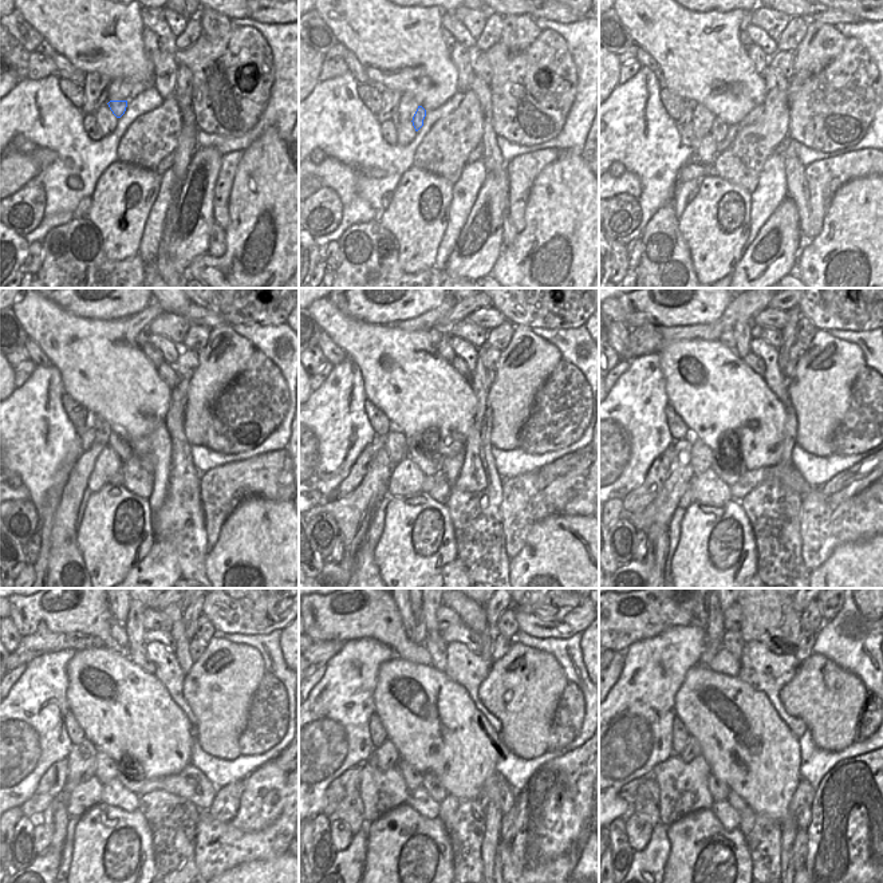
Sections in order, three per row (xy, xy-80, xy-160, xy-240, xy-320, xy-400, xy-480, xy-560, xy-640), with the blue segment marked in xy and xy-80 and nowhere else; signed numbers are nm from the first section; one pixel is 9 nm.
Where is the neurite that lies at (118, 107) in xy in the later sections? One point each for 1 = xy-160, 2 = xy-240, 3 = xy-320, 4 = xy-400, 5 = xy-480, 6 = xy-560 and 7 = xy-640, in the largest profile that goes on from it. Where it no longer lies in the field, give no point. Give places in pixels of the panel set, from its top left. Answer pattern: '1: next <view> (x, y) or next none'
1: next xy-160 (718, 131)
2: next xy-240 (119, 441)
3: next xy-320 (429, 461)
4: next xy-400 (728, 469)
5: next xy-480 (130, 773)
6: next xy-560 (430, 783)
7: next xy-640 (736, 801)

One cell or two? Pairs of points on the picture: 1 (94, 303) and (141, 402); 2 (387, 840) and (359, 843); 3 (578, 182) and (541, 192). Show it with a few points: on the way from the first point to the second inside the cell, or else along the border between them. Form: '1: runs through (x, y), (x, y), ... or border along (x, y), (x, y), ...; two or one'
1: border along (71, 312), (98, 319), (119, 319), (133, 315); two
2: border along (365, 827), (366, 856), (362, 868); two
3: runs through (568, 182), (548, 184); one

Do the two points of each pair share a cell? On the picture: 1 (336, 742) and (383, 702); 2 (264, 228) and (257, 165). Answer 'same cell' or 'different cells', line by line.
1: different cells
2: same cell

